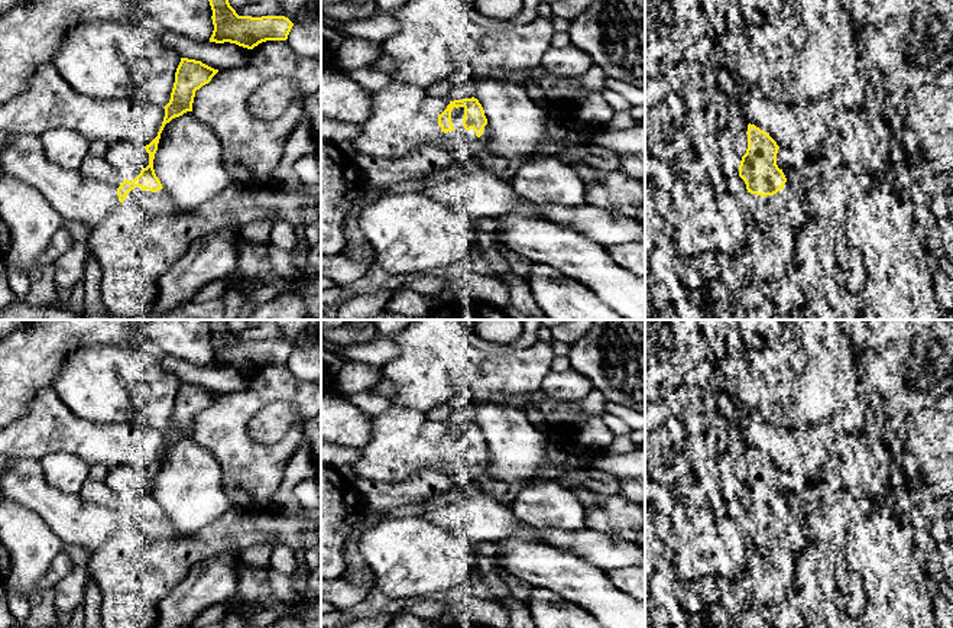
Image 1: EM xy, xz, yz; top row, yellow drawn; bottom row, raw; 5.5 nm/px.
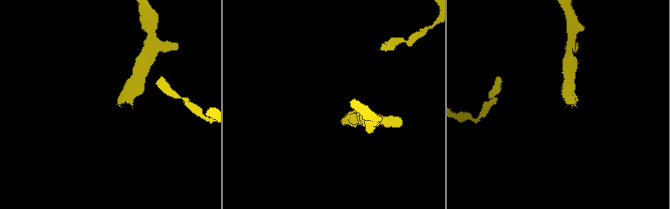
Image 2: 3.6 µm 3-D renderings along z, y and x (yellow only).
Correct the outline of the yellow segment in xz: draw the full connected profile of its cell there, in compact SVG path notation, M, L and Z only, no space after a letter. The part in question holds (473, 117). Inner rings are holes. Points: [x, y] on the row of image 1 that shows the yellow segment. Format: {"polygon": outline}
{"polygon": "M477 98L450 101L438 114L438 126L444 133L453 130L463 133L476 156L489 152L489 124Z"}

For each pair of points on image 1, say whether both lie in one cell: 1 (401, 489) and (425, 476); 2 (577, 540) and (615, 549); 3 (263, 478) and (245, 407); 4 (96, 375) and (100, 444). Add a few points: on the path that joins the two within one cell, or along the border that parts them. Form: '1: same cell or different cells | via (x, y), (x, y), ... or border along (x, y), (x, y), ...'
1: same cell | via (407, 489), (412, 489), (420, 482)
2: same cell | via (586, 543), (597, 549), (606, 549)
3: same cell | via (246, 460), (239, 453), (239, 424)
4: different cells | border along (68, 407), (78, 417), (97, 423), (133, 423)

